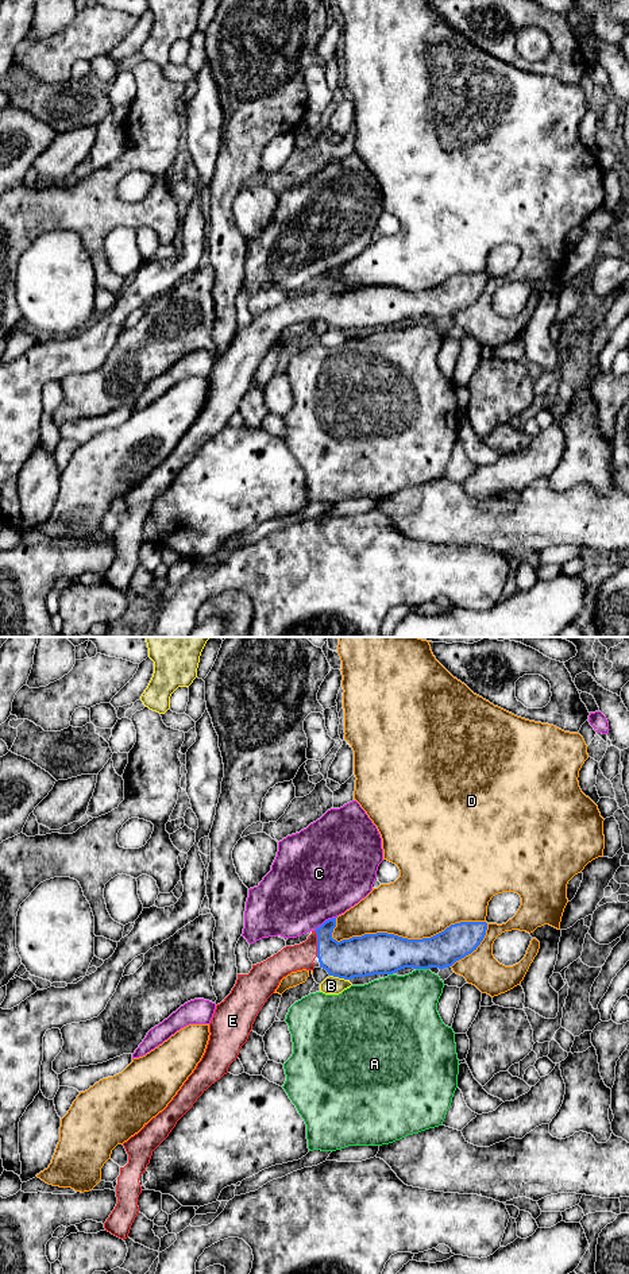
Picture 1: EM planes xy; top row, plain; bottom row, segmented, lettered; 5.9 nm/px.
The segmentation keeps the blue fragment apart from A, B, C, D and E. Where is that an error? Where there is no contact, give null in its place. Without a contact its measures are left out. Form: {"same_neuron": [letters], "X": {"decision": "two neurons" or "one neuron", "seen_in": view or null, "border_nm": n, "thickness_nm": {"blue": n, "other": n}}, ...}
{"same_neuron": ["E"], "A": {"decision": "two neurons", "seen_in": "xy", "border_nm": 80, "thickness_nm": {"blue": 240, "other": 360}}, "B": {"decision": "two neurons", "seen_in": "xy", "border_nm": 120, "thickness_nm": {"blue": 240, "other": 110}}, "C": {"decision": "two neurons", "seen_in": "xy", "border_nm": 170, "thickness_nm": {"blue": 220, "other": 500}}, "D": {"decision": "two neurons", "seen_in": "xy", "border_nm": 950, "thickness_nm": {"blue": 240, "other": 420}}, "E": {"decision": "one neuron", "seen_in": "xy", "border_nm": 160, "thickness_nm": {"blue": 240, "other": 160}}}

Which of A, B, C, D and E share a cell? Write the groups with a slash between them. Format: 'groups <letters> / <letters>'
groups A / B / C / D / E

